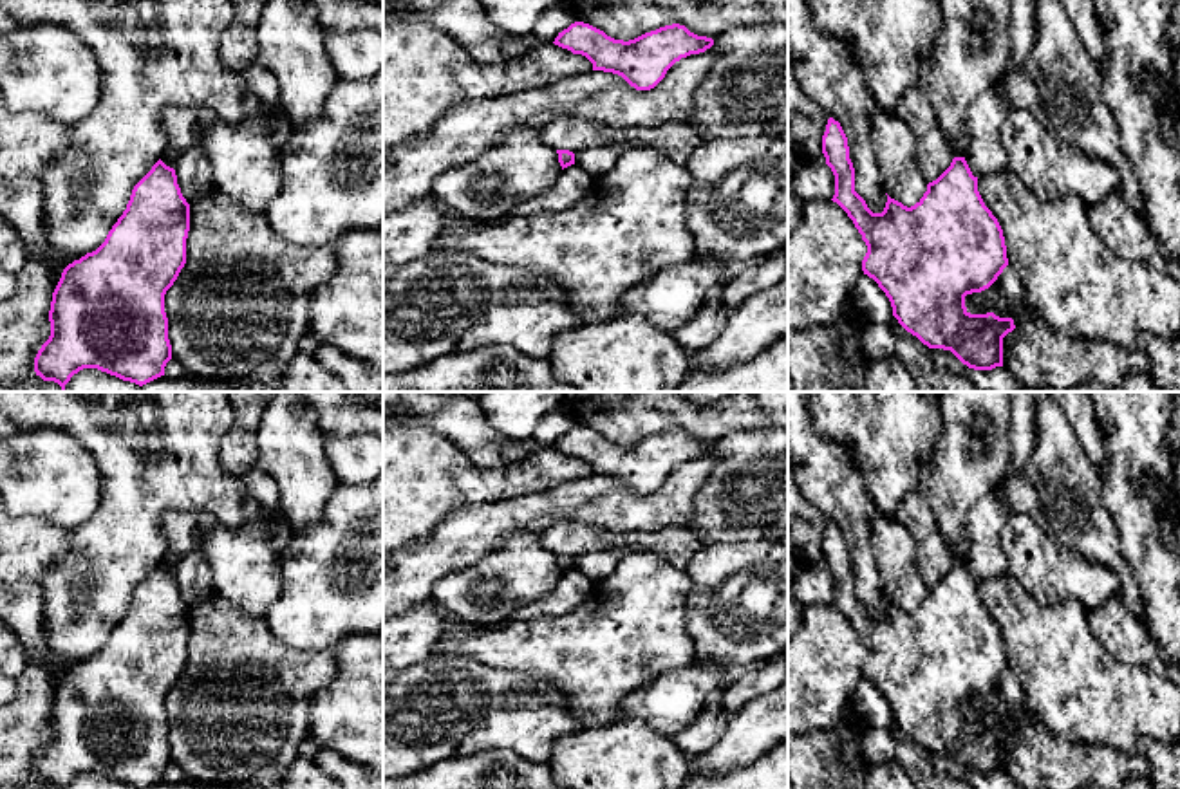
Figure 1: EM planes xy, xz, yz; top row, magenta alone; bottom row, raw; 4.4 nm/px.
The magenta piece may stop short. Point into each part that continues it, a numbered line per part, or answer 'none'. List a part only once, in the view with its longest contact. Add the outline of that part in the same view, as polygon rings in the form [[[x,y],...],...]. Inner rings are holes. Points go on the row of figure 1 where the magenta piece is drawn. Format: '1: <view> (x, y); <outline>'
none

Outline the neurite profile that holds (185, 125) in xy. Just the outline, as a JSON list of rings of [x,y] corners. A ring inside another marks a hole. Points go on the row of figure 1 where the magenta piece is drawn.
[[[179,107],[168,108],[163,116],[166,134],[166,150],[161,161],[173,168],[177,157],[201,144],[204,130],[217,121],[210,108],[202,107]]]

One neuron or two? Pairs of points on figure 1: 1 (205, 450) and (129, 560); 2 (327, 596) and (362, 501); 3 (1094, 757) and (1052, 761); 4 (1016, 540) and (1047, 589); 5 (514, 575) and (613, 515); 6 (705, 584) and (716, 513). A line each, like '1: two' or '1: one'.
1: one
2: one
3: one
4: one
5: two
6: two

